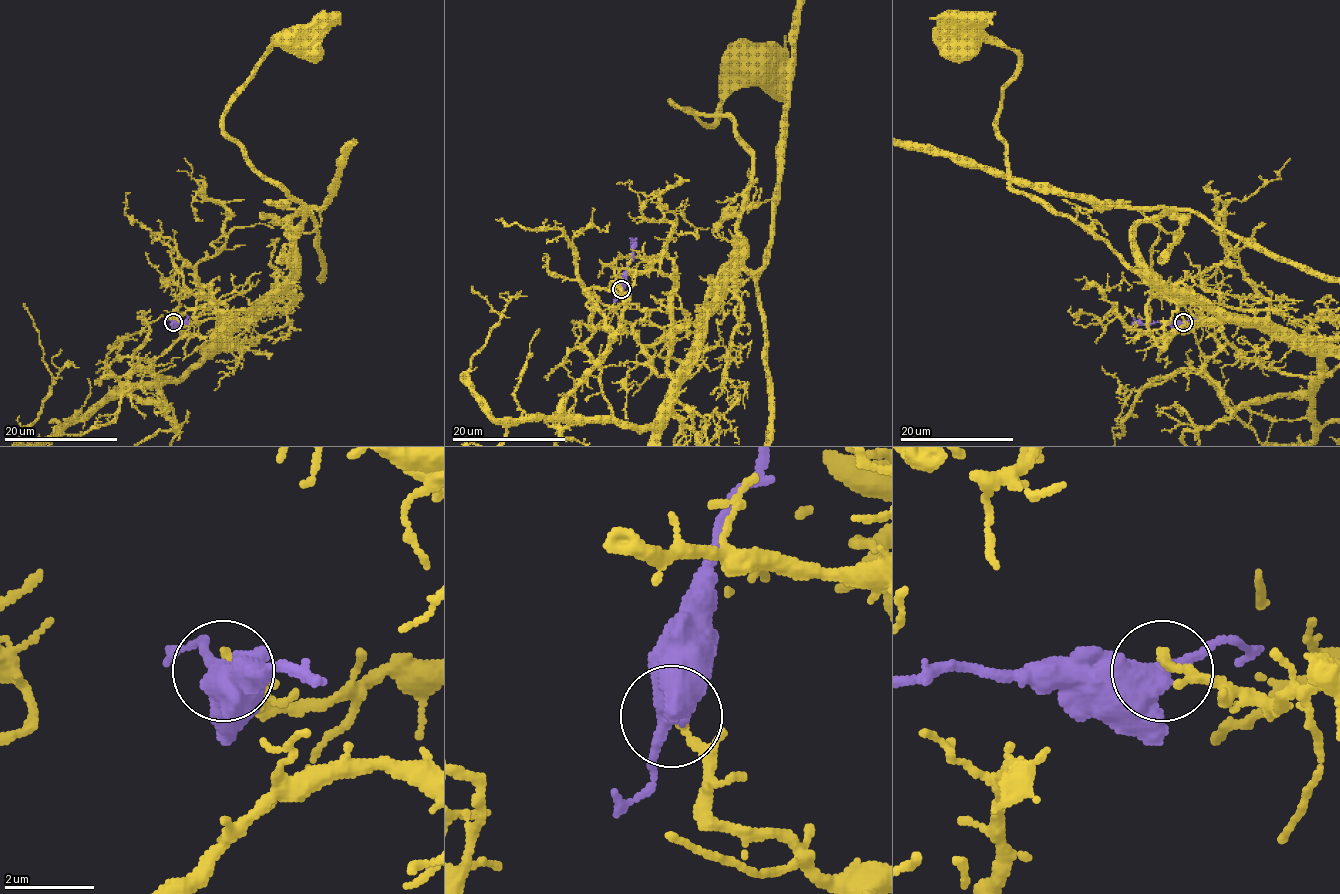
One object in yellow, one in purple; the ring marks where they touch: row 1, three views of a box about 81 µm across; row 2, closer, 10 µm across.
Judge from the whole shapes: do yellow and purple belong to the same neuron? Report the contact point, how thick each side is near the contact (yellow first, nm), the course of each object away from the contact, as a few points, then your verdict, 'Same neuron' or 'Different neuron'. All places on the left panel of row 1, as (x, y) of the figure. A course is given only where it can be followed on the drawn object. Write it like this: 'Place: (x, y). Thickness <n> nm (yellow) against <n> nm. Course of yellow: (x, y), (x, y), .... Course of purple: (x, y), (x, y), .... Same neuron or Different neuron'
Place: (173, 322). Thickness 240 nm (yellow) against 550 nm. Course of yellow: (174, 322), (234, 323), (292, 272), (301, 204), (252, 165), (224, 130), (224, 113), (272, 46), (311, 37). Course of purple: (173, 322), (184, 323), (187, 315). Different neuron

